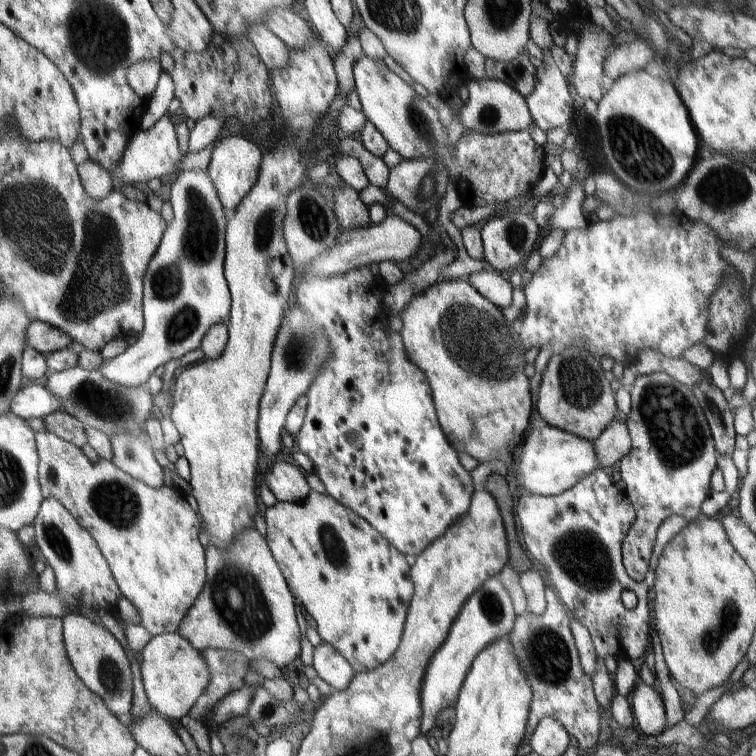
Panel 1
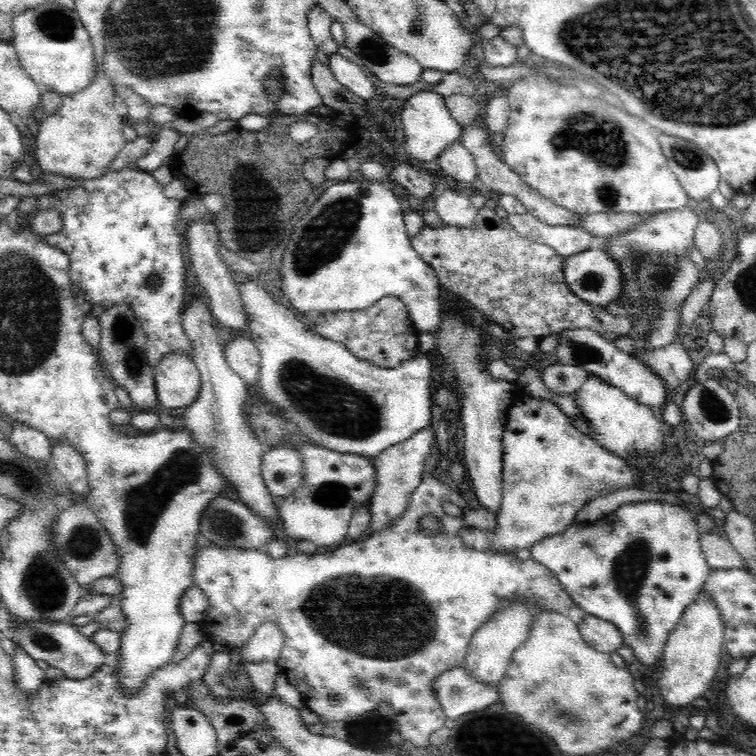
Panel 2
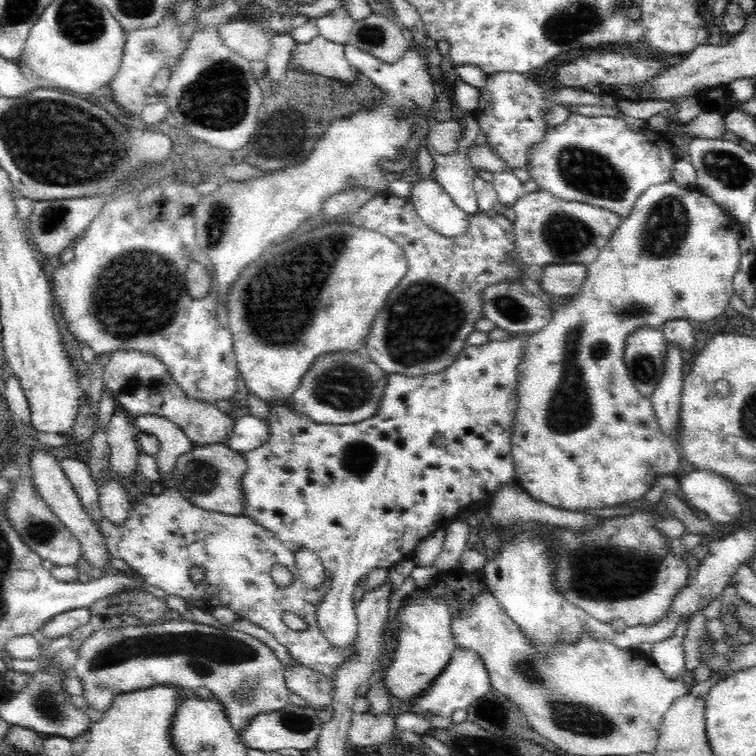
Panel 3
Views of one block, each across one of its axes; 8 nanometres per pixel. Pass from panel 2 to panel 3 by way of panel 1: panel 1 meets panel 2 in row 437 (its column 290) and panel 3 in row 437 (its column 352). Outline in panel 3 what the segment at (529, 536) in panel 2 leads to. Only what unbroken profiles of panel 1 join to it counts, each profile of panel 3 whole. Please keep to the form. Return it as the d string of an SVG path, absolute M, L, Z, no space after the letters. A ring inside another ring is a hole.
M673 180L666 184L654 184L648 188L635 203L632 212L623 218L620 226L616 227L610 242L600 250L599 258L587 266L587 277L582 284L580 292L570 295L558 309L554 311L552 320L531 336L526 346L526 352L522 356L522 362L518 366L518 409L514 414L512 424L512 458L516 469L516 481L532 498L538 498L540 502L554 505L564 510L581 511L583 508L602 508L617 506L621 503L638 500L650 490L656 479L662 475L679 473L680 452L678 446L662 429L658 423L658 417L654 413L653 403L650 398L642 395L629 375L625 361L626 339L636 328L652 325L661 330L667 320L688 319L696 322L706 322L723 314L728 309L728 300L735 292L732 280L740 271L742 253L738 244L738 234L741 225L734 223L720 206L716 205L708 196L699 192L697 188L680 186Z

